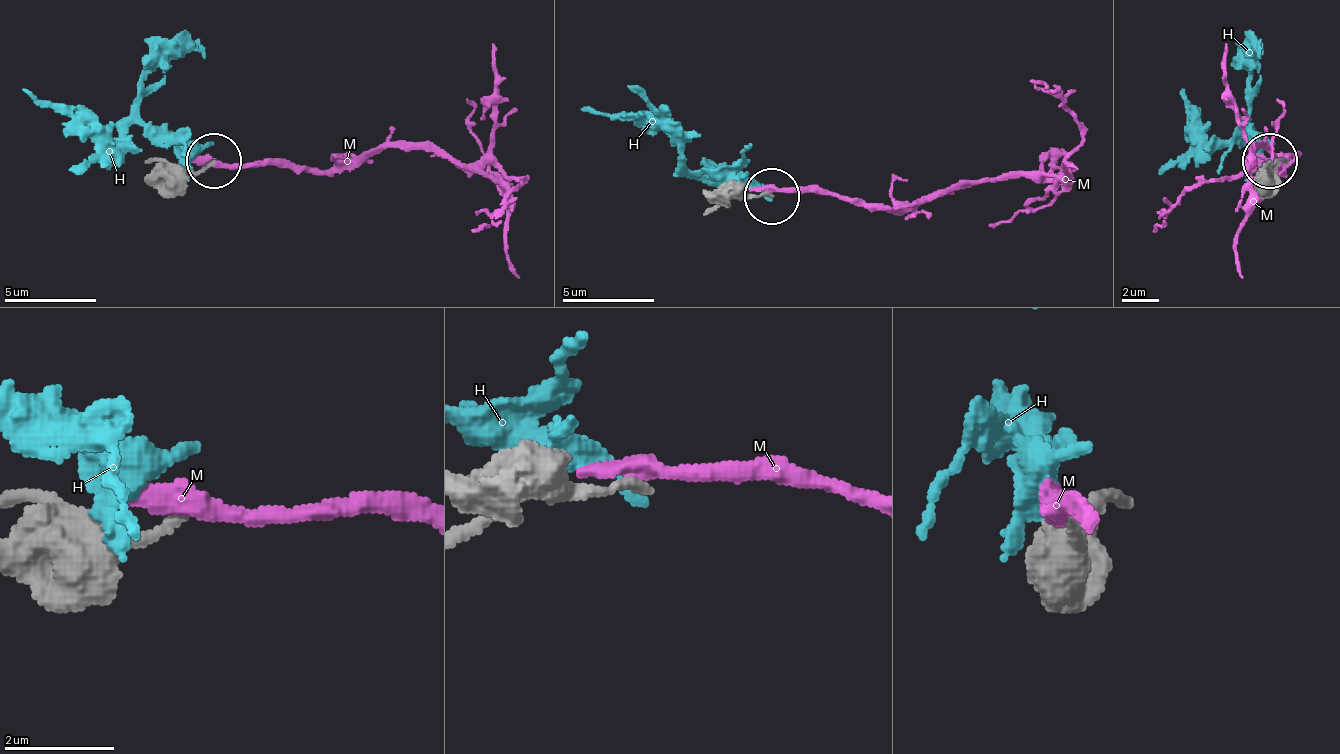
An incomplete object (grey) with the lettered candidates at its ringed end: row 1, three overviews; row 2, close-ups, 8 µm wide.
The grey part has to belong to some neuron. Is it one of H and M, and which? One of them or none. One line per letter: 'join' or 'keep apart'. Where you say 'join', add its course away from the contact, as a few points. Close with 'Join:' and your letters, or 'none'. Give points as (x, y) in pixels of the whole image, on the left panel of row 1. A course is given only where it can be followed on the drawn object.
H: keep apart
M: keep apart
Join: none

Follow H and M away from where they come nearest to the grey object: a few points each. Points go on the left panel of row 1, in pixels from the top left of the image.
H: (180, 168), (180, 150), (138, 122), (111, 145), (83, 127), (42, 109), (23, 90)
M: (208, 164), (355, 168), (392, 145), (498, 164), (521, 182), (484, 228), (470, 233)

